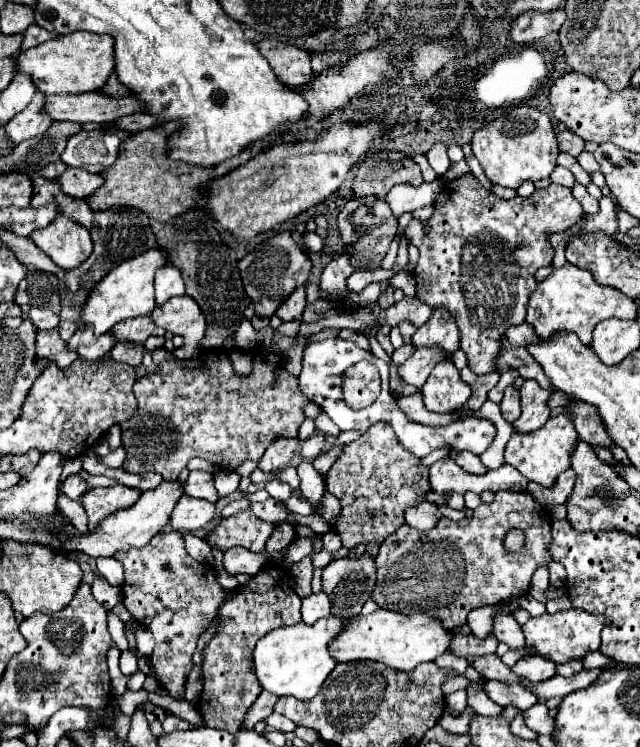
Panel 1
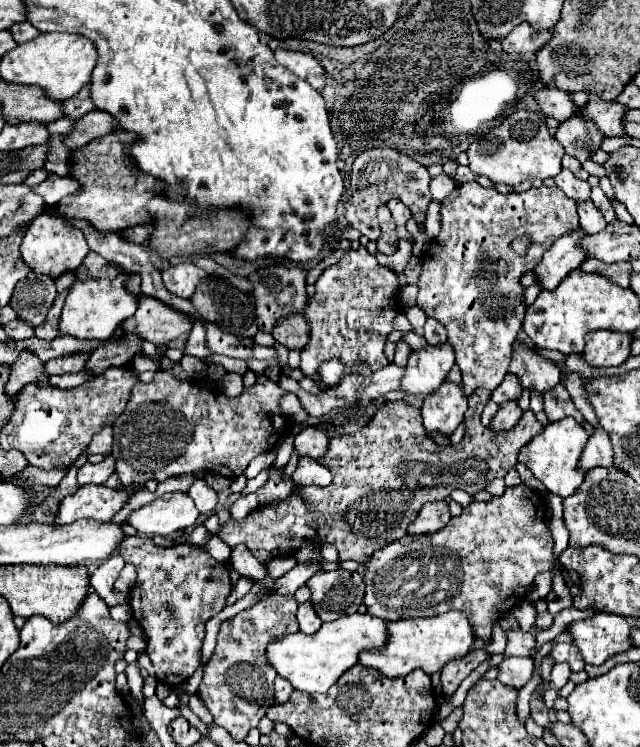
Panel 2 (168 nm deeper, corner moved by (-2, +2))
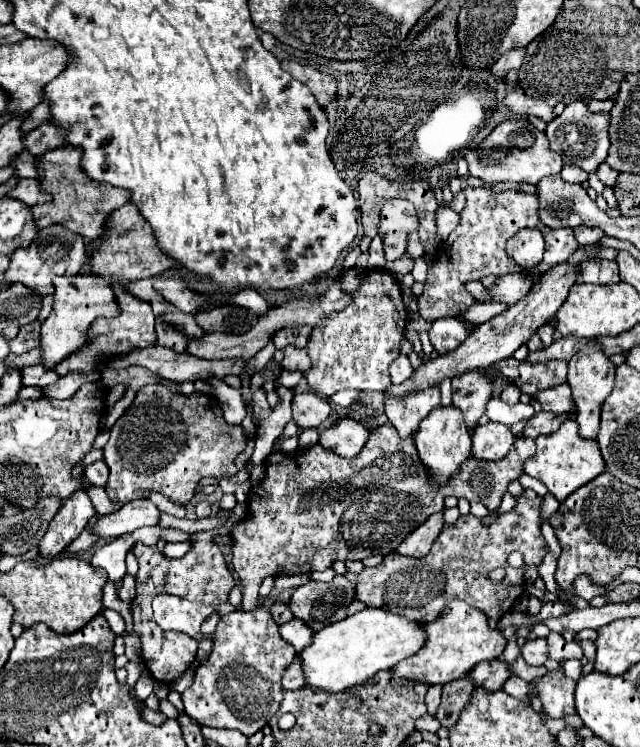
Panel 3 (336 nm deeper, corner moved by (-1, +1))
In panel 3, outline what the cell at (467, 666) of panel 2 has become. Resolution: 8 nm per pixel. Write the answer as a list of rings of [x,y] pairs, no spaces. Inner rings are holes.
[[[465,674],[463,678],[459,678],[455,682],[447,682],[447,686],[443,686],[443,700],[441,700],[441,706],[435,716],[439,718],[439,722],[445,728],[451,728],[457,722],[459,712],[469,702],[469,696],[473,690],[475,690],[475,686],[473,686],[469,674]]]

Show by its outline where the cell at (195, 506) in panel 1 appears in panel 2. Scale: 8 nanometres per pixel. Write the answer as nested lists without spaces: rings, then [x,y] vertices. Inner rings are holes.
[[[164,493],[162,497],[154,499],[152,503],[136,509],[128,517],[128,525],[132,525],[140,535],[160,535],[160,537],[174,537],[180,529],[190,529],[196,525],[200,513],[192,501],[190,495],[186,493]]]

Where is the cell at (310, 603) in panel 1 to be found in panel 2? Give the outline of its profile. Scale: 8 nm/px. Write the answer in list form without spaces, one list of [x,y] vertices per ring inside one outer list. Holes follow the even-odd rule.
[[[310,601],[298,605],[296,621],[298,621],[298,629],[300,629],[302,633],[306,633],[306,635],[316,633],[316,631],[320,629],[320,625],[322,625],[320,617],[316,617],[316,611],[310,607]]]

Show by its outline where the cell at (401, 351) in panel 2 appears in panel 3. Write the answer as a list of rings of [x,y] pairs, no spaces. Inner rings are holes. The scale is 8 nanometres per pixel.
[[[399,354],[399,358],[395,358],[395,362],[391,362],[389,372],[391,372],[391,382],[393,382],[393,384],[405,382],[407,378],[411,378],[413,368],[411,368],[409,358],[407,358],[405,354]]]

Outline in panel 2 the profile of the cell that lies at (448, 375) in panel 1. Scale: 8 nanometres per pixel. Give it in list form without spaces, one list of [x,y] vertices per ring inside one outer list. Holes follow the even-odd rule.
[[[444,381],[444,385],[424,401],[420,413],[422,413],[422,425],[428,433],[442,433],[450,437],[454,429],[464,421],[464,413],[468,409],[468,397],[464,397],[464,391],[460,385]]]

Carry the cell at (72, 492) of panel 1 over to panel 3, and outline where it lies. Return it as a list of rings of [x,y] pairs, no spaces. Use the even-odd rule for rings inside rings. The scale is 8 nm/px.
[[[103,460],[99,462],[93,462],[85,468],[85,478],[95,484],[95,486],[105,486],[107,484],[107,476],[109,476],[109,468]]]

